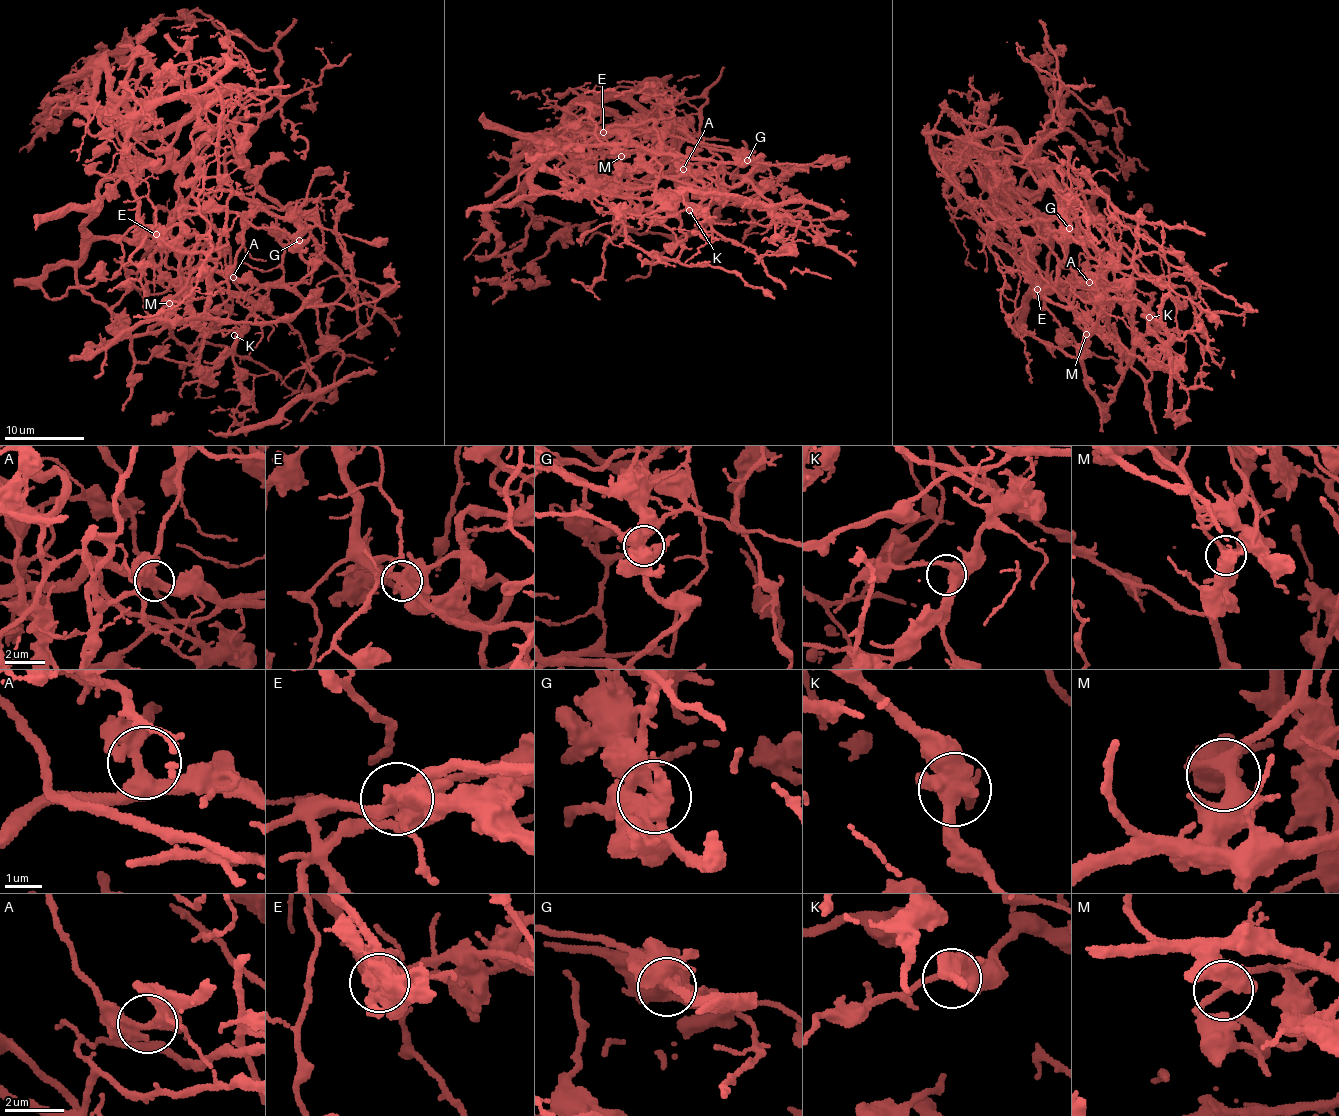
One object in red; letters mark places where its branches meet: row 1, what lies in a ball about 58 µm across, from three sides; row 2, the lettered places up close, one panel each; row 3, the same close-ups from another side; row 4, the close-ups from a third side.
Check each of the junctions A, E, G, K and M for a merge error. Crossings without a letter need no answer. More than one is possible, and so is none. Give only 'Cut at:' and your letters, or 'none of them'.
Cut at: E, G

